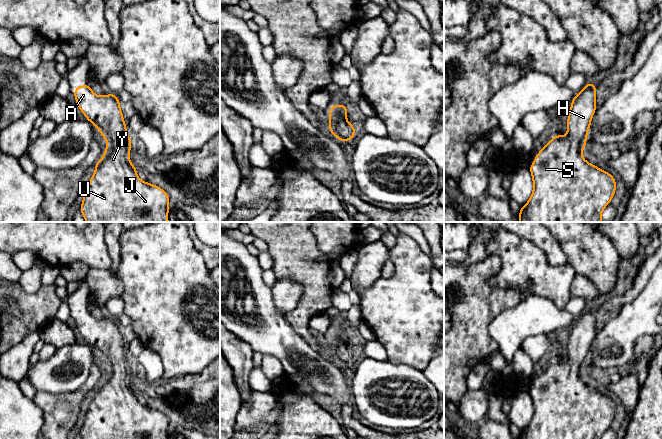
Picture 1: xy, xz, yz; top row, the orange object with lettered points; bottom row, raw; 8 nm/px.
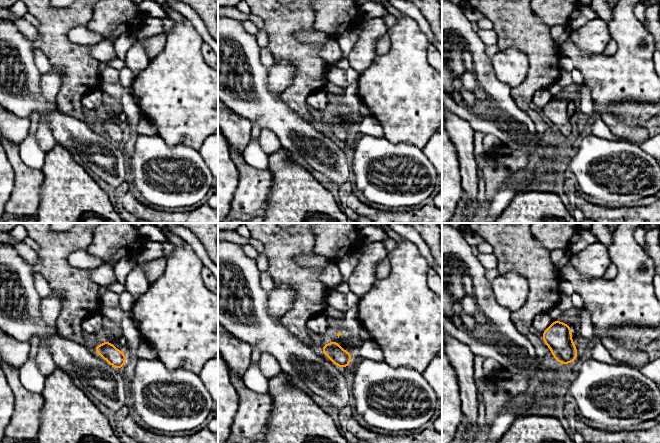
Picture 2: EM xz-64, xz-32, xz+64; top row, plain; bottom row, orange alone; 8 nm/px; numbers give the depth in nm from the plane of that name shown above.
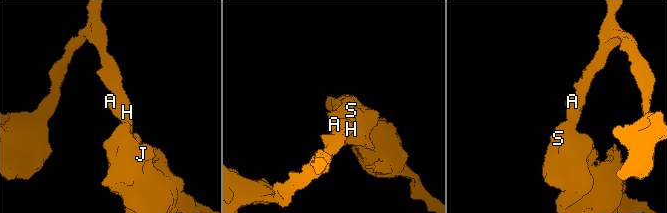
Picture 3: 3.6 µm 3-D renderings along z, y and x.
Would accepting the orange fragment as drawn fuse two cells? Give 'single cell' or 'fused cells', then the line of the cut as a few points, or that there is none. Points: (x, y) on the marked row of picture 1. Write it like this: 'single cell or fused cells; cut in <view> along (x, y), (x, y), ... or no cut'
single cell; no cut

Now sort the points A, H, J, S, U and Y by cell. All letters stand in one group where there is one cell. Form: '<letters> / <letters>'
A H J S U Y

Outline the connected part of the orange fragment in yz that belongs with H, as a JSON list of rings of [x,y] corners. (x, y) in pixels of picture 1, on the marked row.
[[[587,83],[573,98],[567,118],[567,134],[554,135],[547,145],[539,151],[531,164],[529,171],[532,174],[533,192],[528,202],[521,207],[519,222],[602,222],[601,214],[610,204],[615,191],[616,181],[607,171],[587,162],[582,157],[586,147],[588,130],[593,114],[596,111],[596,84]]]

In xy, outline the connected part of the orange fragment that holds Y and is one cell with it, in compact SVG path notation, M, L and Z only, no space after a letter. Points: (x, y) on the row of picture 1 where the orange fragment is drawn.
M89 84L76 86L73 94L78 108L101 133L107 141L105 152L102 158L95 165L89 185L84 193L80 211L86 222L169 222L169 196L160 187L142 181L137 176L137 168L133 166L129 158L131 151L131 137L127 134L127 127L124 122L120 108L120 102L114 93L109 95L96 95Z

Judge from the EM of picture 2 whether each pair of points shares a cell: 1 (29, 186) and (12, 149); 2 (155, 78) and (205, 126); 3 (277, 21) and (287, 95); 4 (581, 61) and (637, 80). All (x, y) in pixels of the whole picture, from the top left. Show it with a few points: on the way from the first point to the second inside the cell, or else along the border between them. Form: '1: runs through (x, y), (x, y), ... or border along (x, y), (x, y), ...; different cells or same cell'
1: runs through (25, 177), (14, 158); same cell
2: runs through (168, 91), (179, 104), (183, 104), (192, 113); same cell
3: runs through (282, 39), (300, 58), (300, 77); same cell
4: runs through (595, 69), (607, 77), (623, 77); same cell

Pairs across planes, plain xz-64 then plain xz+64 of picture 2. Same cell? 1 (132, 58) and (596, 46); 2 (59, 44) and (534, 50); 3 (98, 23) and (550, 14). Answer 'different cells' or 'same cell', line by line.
1: same cell
2: same cell
3: same cell

